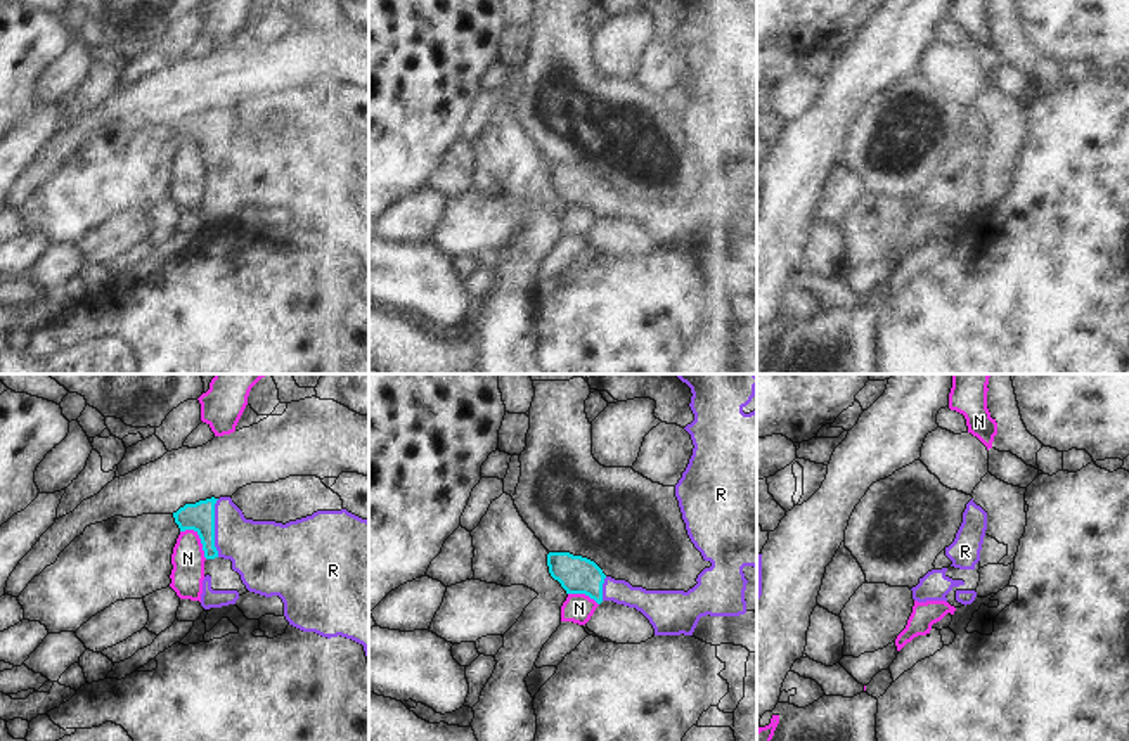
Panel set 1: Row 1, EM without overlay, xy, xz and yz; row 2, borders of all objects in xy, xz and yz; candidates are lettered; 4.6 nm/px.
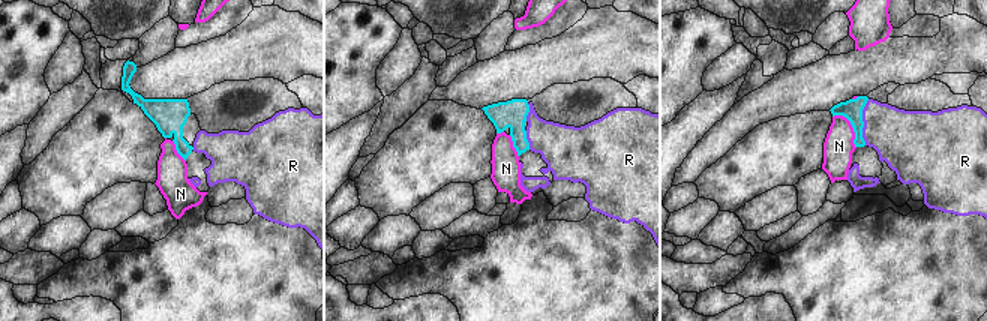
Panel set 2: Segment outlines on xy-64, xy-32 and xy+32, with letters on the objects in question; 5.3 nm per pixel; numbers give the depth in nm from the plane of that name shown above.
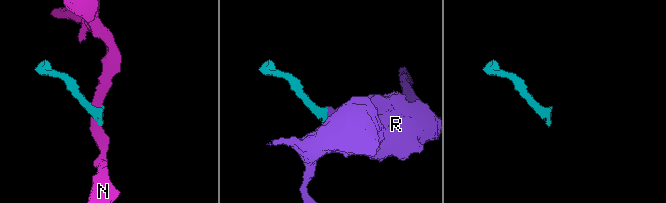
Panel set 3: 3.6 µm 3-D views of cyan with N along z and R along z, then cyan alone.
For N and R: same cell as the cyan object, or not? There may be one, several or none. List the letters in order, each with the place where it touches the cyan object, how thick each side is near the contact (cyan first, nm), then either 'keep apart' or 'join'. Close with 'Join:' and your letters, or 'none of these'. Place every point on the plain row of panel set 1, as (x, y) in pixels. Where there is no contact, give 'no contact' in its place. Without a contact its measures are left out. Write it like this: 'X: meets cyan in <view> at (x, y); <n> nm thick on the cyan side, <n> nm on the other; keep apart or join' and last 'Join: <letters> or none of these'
N: meets cyan in xy at (199, 149); 140 nm thick on the cyan side, 150 nm on the other; keep apart
R: meets cyan in xy at (213, 141); 140 nm thick on the cyan side, 280 nm on the other; join
Join: R

